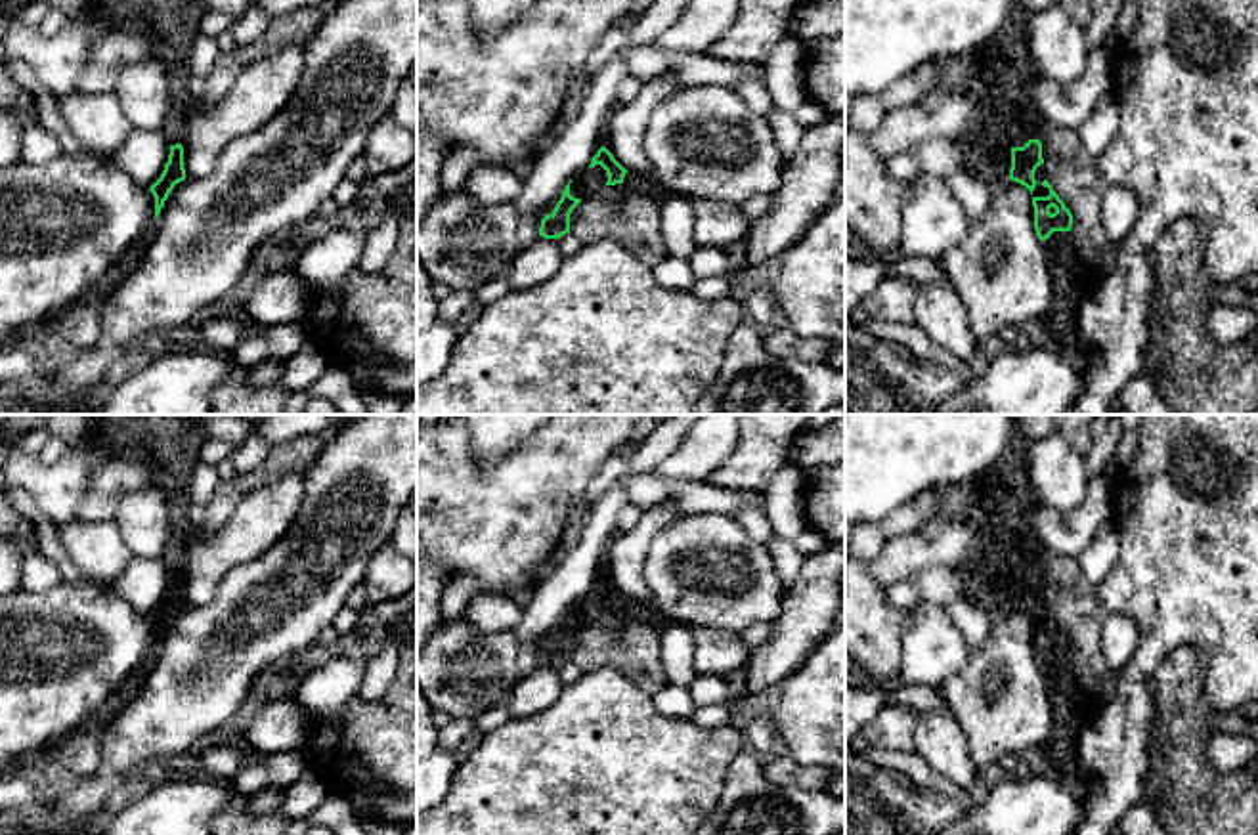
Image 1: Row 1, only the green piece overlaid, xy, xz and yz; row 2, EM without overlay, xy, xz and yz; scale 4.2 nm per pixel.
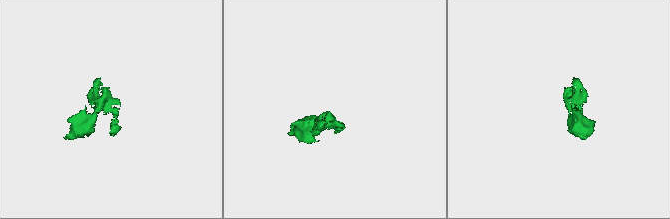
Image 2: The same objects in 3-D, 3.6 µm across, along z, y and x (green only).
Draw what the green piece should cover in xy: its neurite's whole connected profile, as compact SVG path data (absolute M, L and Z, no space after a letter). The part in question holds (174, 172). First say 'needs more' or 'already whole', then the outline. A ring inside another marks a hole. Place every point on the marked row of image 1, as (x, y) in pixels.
already whole; M182 143L170 145L168 162L161 178L149 187L155 197L155 218L159 218L164 201L168 199L170 191L176 183L185 180L184 168L184 147Z

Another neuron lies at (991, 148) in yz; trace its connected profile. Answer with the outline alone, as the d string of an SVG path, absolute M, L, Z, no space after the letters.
M994 103L981 130L967 139L971 143L973 176L990 185L1008 182L1013 141L1008 120Z

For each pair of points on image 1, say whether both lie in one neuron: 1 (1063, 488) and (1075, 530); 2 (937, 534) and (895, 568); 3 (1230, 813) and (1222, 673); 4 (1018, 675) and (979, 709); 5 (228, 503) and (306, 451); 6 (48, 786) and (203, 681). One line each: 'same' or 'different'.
1: different
2: same
3: different
4: same
5: same
6: different

